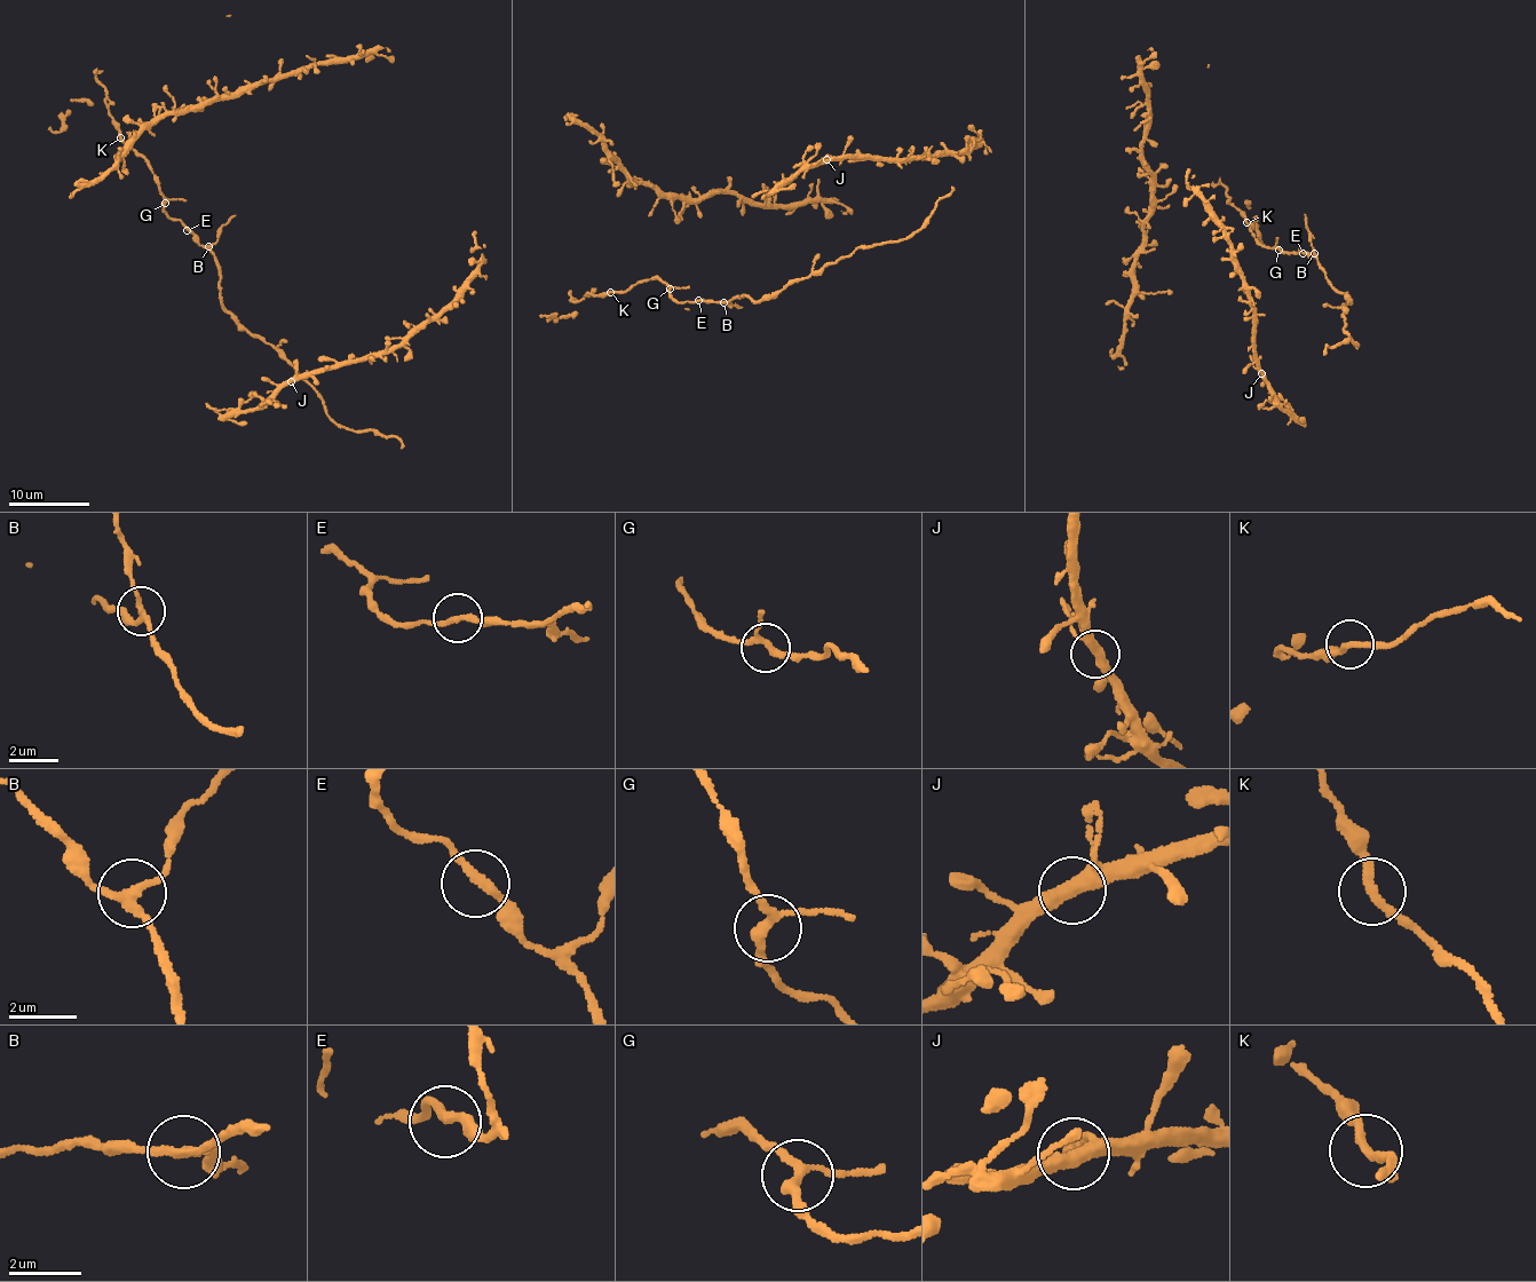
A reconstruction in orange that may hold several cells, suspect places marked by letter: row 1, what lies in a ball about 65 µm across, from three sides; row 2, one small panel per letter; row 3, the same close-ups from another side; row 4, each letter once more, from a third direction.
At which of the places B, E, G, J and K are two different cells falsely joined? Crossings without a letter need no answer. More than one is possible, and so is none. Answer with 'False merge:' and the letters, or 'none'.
False merge: B

